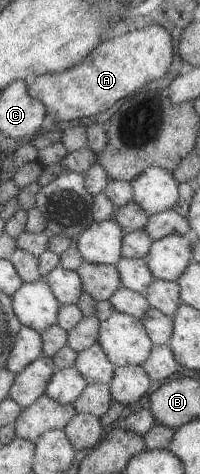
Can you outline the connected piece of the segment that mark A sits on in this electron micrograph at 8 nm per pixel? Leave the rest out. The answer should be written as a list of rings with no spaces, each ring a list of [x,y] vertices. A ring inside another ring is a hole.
[[[149,25],[140,29],[133,29],[119,36],[105,39],[97,44],[85,58],[73,64],[72,67],[60,70],[59,72],[47,73],[36,76],[27,85],[27,94],[37,99],[46,110],[46,117],[52,119],[53,124],[58,122],[71,122],[88,116],[95,116],[121,100],[141,91],[143,86],[151,84],[155,78],[163,76],[171,64],[171,37],[169,32],[159,25]]]

